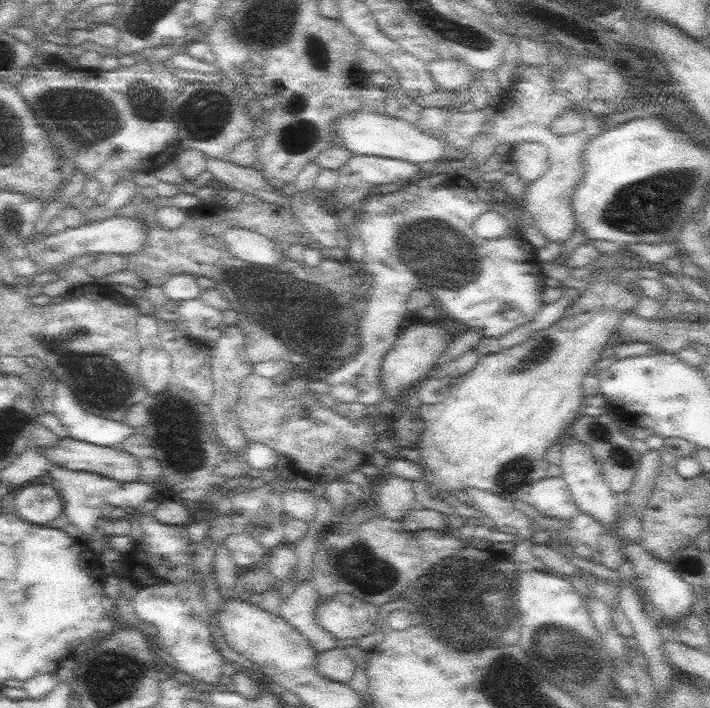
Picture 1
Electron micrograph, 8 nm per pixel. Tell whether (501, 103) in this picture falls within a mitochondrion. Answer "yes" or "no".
no

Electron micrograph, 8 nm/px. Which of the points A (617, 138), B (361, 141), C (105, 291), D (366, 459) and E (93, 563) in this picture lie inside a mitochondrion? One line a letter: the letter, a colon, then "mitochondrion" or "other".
A: other
B: other
C: other
D: other
E: other

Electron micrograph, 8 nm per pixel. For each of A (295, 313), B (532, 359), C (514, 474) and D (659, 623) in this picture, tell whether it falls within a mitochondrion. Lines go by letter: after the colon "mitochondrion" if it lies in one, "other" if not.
A: mitochondrion
B: mitochondrion
C: mitochondrion
D: other

